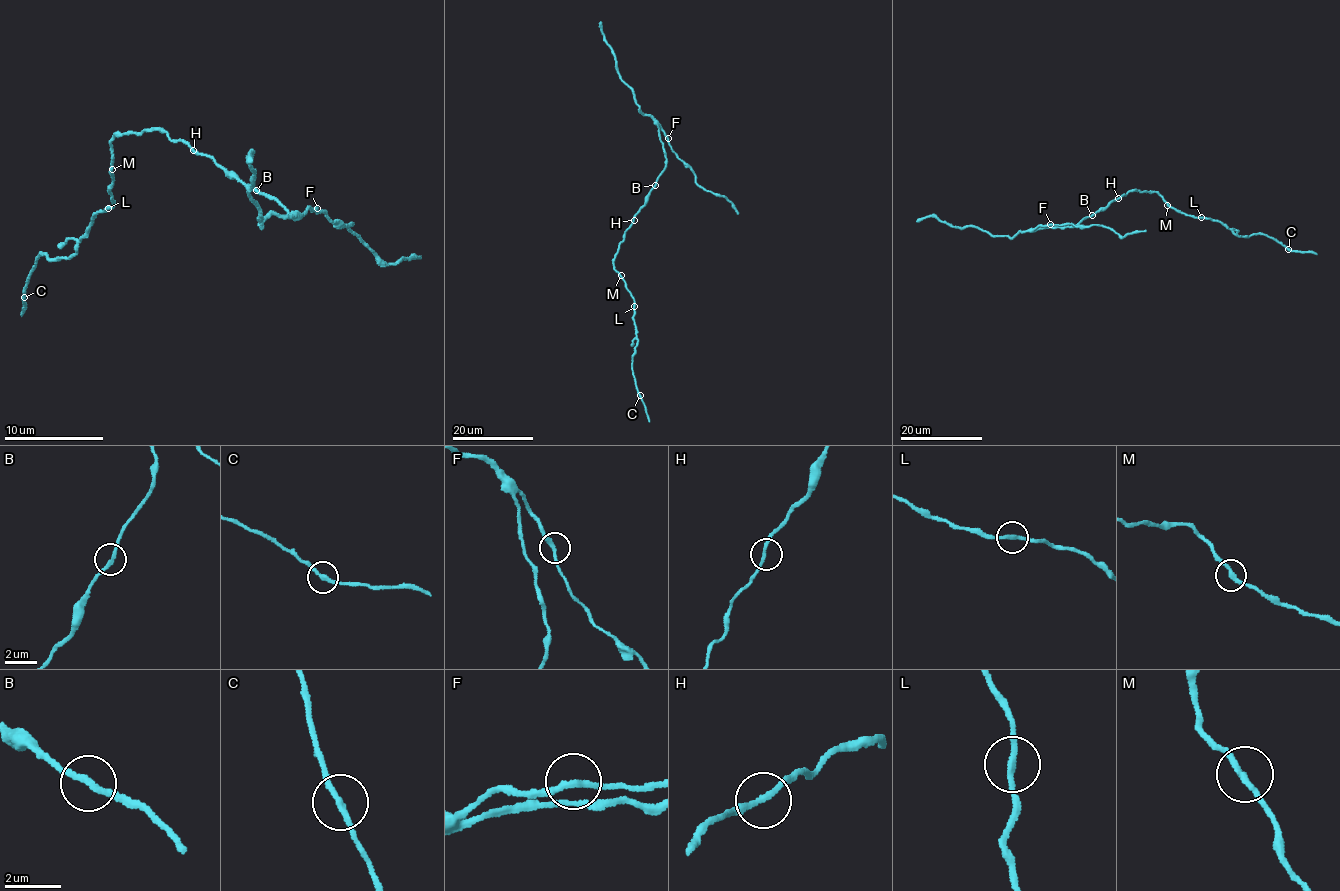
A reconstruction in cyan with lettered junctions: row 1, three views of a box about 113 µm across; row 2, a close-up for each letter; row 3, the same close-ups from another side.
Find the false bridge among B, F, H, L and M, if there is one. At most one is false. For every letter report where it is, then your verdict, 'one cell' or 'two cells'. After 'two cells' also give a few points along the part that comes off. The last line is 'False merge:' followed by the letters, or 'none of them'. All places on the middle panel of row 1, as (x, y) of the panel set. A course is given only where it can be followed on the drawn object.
B: place (655, 185); one cell
F: place (668, 138); one cell
H: place (634, 220); one cell
L: place (634, 306); two cells; course (634, 307), (637, 340), (632, 374), (649, 421)
M: place (621, 275); one cell
False merge: L

